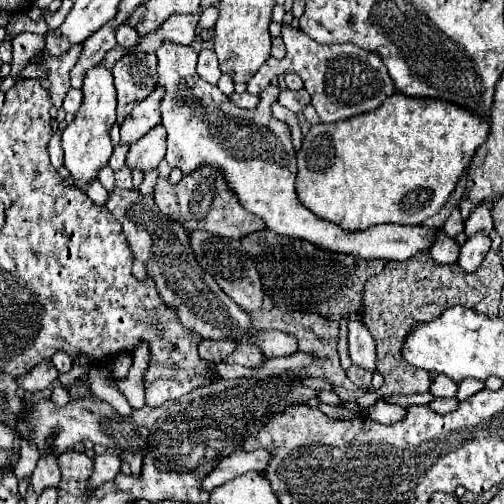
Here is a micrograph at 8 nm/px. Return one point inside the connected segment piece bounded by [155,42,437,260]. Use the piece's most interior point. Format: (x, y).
(254, 150)

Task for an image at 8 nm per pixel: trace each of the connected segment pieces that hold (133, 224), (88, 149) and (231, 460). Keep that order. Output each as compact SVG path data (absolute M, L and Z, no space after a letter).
M115 188L109 194L107 210L121 222L125 240L135 256L143 262L149 276L153 278L159 296L171 306L183 324L183 328L197 332L205 340L233 340L237 344L255 346L265 358L281 358L297 352L297 338L279 330L255 330L251 316L241 310L195 260L189 234L177 224L163 216L155 206L153 198L141 196L137 190Z
M97 66L85 76L83 82L83 106L81 112L67 124L63 130L63 150L65 150L65 168L73 178L73 186L85 190L93 180L97 180L99 170L107 166L109 156L113 154L113 144L109 138L109 130L115 124L115 88L111 70Z
M235 450L227 458L223 458L217 468L201 480L201 488L205 492L213 492L213 488L241 476L247 472L261 472L265 464L269 462L269 452L267 450L255 450L255 452L239 452Z

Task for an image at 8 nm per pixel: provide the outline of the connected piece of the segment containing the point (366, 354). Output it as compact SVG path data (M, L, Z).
M353 318L349 320L349 334L347 334L347 340L349 340L349 356L355 364L359 364L361 368L367 368L367 370L375 370L375 342L367 330L367 326Z

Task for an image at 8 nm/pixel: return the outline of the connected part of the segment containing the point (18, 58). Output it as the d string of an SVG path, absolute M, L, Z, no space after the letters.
M23 32L17 34L11 40L13 46L13 62L11 62L11 78L15 82L21 80L19 72L29 66L29 60L33 58L33 54L37 54L43 46L45 46L45 34L31 34L31 32Z

